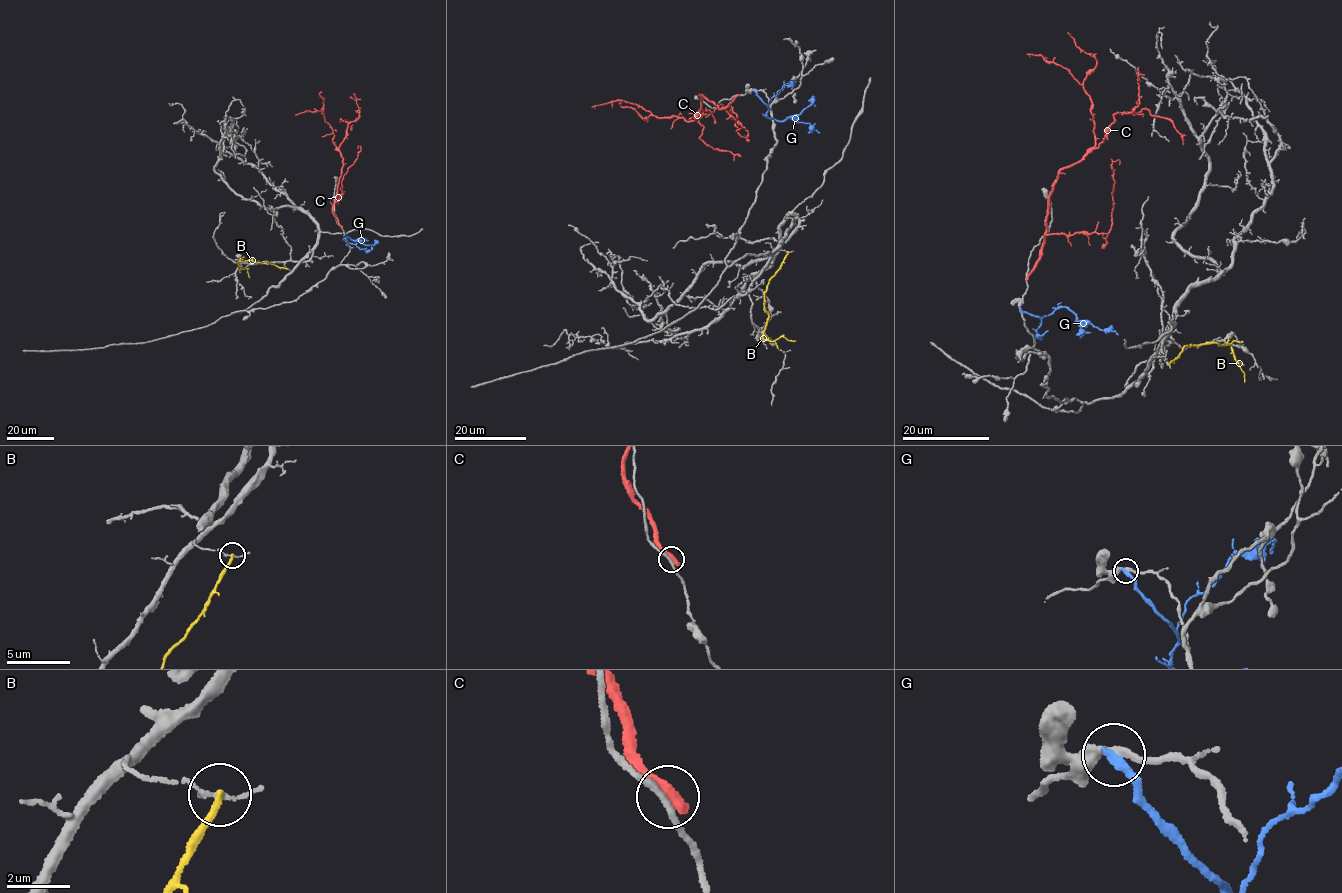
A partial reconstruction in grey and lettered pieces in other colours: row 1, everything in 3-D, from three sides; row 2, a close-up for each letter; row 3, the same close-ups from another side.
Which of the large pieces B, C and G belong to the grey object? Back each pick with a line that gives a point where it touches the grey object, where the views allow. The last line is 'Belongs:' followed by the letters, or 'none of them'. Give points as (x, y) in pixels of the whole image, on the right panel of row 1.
Belongs: none of them

